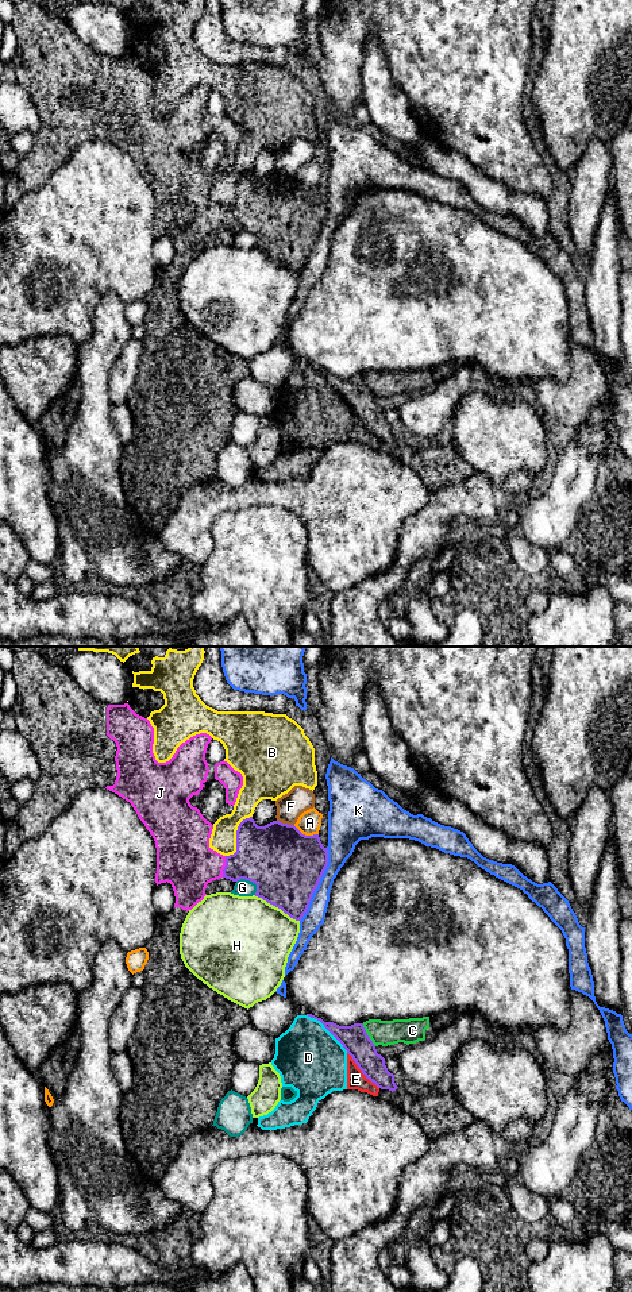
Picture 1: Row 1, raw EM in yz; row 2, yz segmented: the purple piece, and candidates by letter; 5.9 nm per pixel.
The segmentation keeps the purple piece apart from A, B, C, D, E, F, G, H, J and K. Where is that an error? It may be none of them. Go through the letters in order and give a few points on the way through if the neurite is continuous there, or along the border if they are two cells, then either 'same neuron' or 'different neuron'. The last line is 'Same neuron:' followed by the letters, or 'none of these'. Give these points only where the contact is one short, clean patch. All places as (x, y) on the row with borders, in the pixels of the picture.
A: different neuron
B: along yz (251, 816), (239, 824), (236, 849), (226, 856) | different neuron
C: different neuron
D: different neuron
E: different neuron
F: different neuron
G: different neuron
H: different neuron
J: same neuron
K: different neuron
Same neuron: J

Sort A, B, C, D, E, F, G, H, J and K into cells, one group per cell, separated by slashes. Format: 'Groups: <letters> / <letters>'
Groups: A / B / C / D E / F / G / H / J / K

